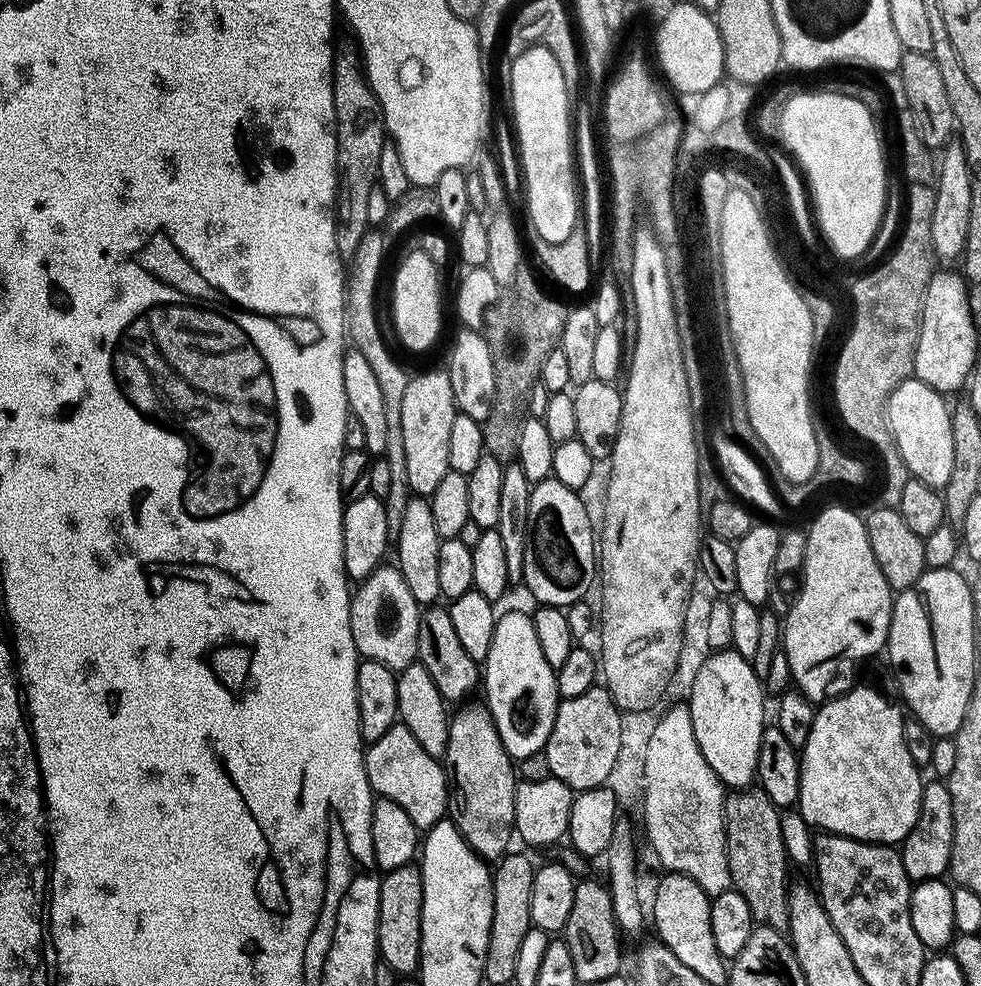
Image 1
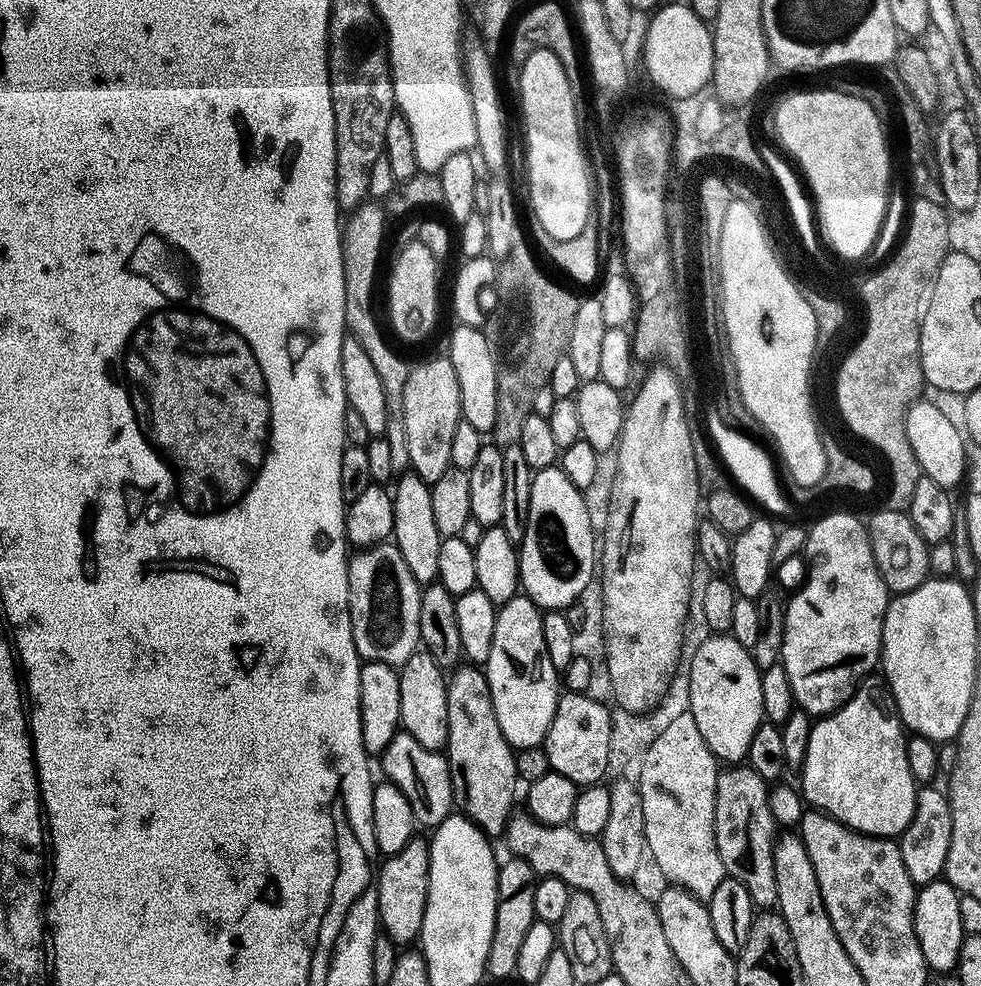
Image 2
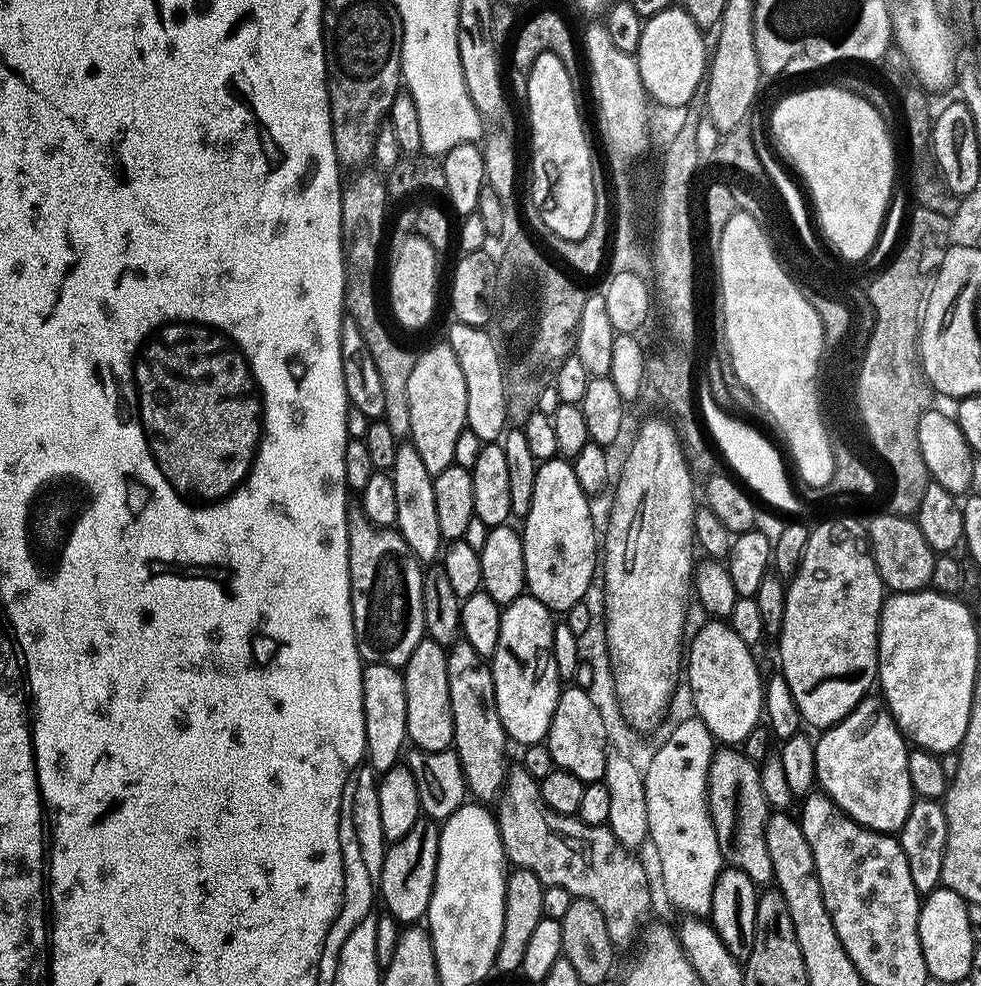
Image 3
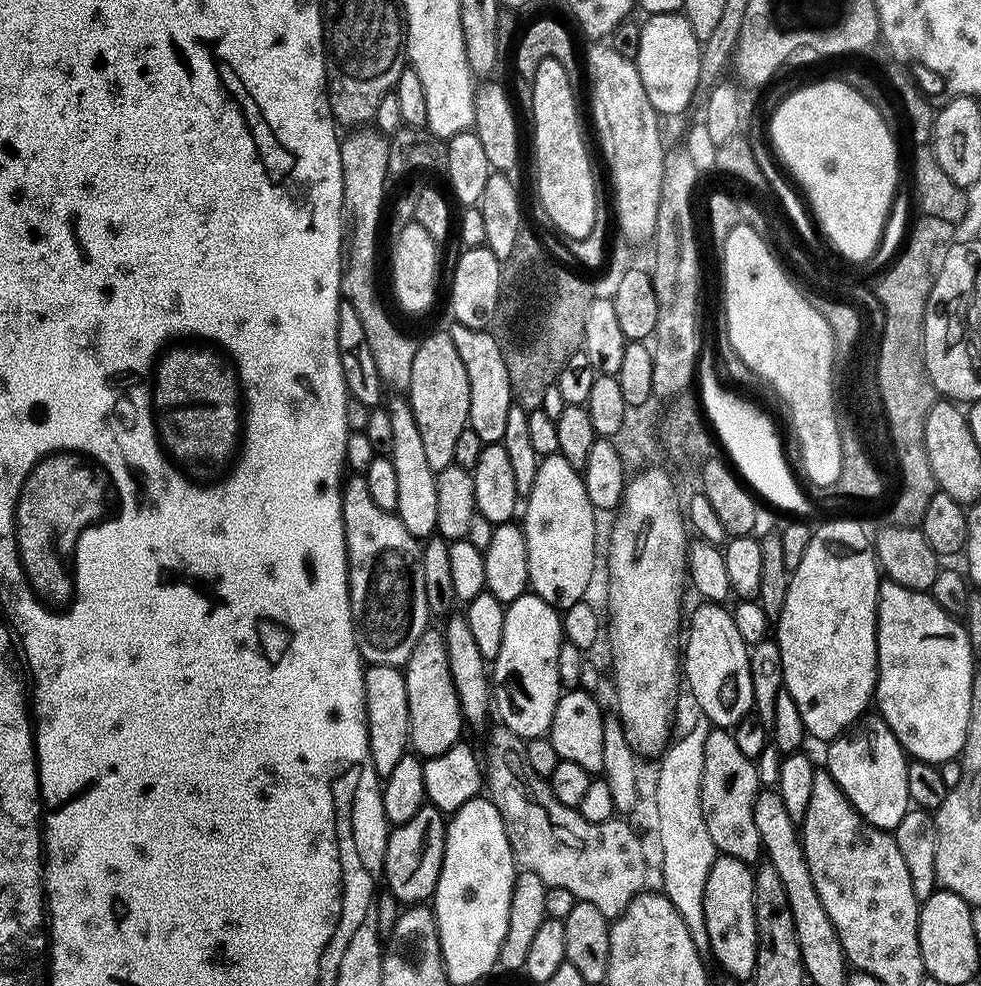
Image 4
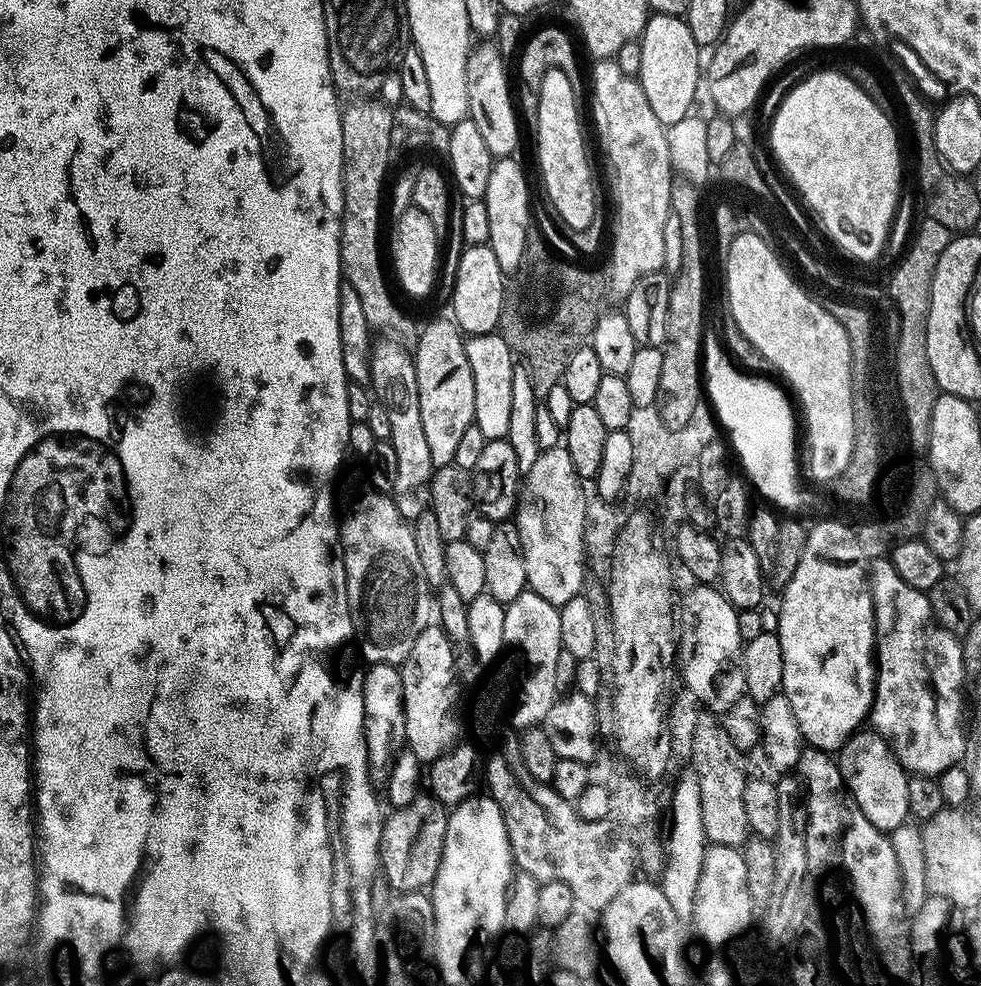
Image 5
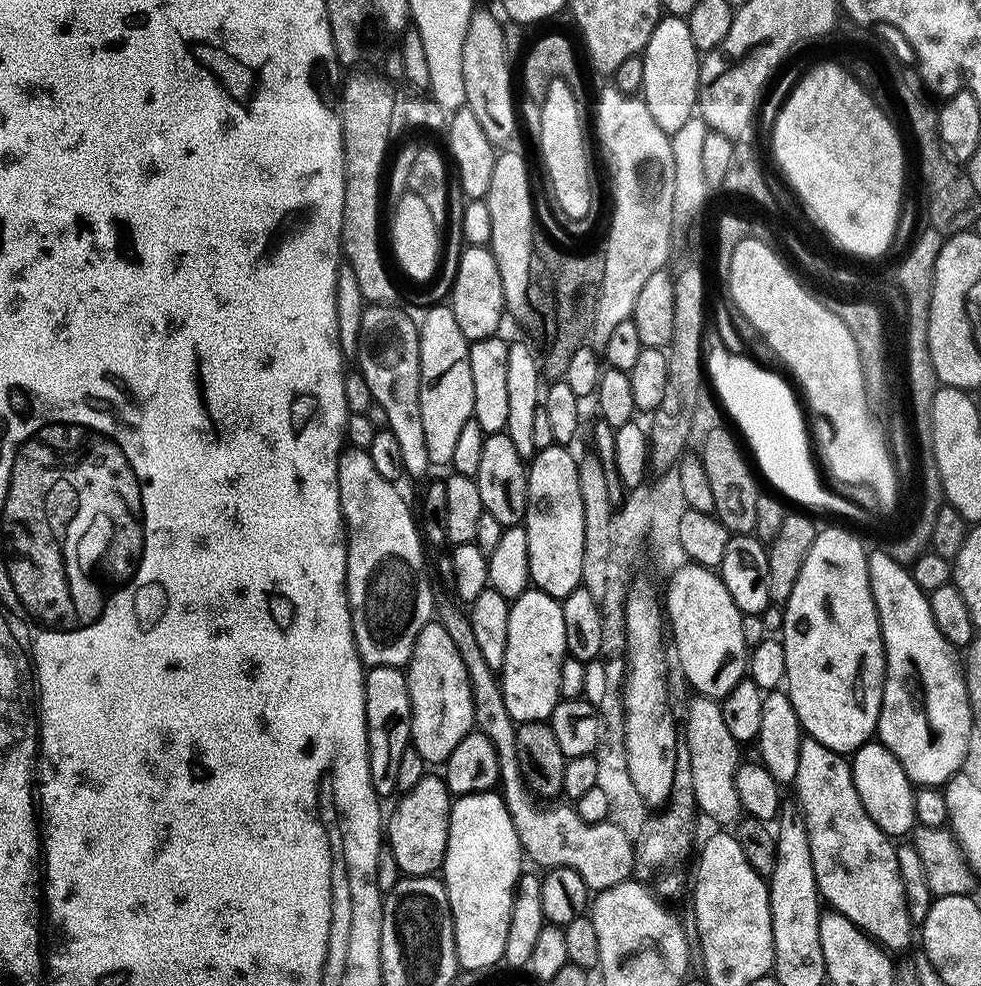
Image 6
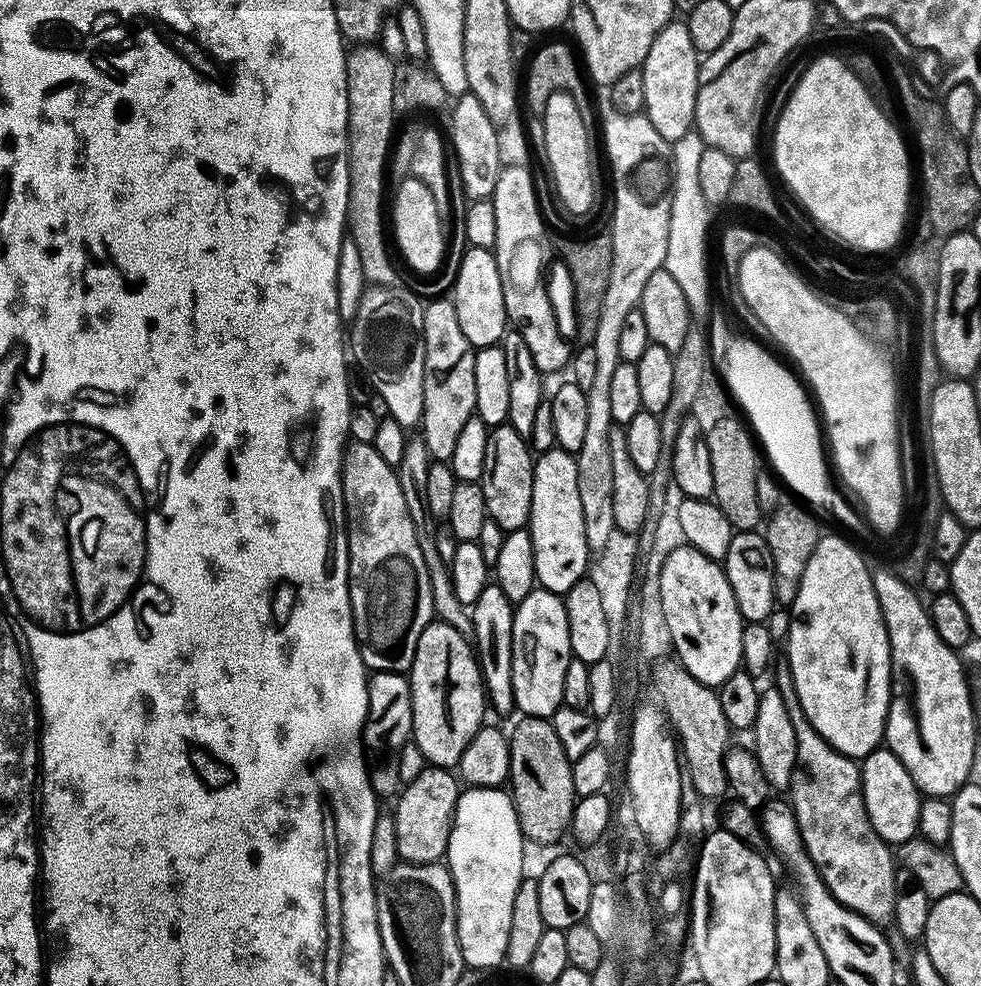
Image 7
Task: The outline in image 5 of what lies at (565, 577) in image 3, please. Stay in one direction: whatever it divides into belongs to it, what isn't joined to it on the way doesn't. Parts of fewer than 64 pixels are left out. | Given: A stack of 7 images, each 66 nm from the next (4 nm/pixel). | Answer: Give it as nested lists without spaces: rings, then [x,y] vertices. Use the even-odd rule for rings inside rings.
[[[564,446],[541,452],[538,462],[534,462],[534,470],[527,472],[523,481],[520,506],[514,517],[514,522],[520,527],[522,534],[522,550],[526,558],[529,589],[546,598],[546,602],[550,602],[558,609],[574,602],[574,598],[585,591],[585,536],[589,497],[584,496],[583,487],[585,488],[585,485],[576,473],[574,459]]]

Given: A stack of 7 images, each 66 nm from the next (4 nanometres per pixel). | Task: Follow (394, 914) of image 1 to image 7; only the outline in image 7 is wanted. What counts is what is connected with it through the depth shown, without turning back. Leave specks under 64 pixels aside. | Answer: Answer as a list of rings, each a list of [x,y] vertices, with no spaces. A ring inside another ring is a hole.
[[[431,766],[425,767],[424,772],[414,778],[414,782],[406,785],[394,804],[394,843],[400,851],[401,861],[410,864],[438,864],[447,857],[461,791],[462,784],[455,771]]]

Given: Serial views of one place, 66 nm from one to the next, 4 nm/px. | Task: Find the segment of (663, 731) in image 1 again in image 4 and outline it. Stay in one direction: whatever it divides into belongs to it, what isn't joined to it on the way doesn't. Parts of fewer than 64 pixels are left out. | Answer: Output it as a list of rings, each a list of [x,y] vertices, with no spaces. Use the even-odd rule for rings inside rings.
[[[704,727],[696,728],[688,733],[680,742],[675,741],[661,759],[662,766],[656,786],[656,816],[660,819],[660,840],[664,845],[660,852],[664,855],[664,888],[663,895],[678,910],[678,914],[692,931],[693,937],[700,938],[707,933],[706,910],[706,882],[710,878],[713,866],[716,865],[718,853],[714,842],[710,838],[710,830],[706,830],[706,822],[702,814],[701,784],[702,774],[705,772],[705,744],[709,731]]]

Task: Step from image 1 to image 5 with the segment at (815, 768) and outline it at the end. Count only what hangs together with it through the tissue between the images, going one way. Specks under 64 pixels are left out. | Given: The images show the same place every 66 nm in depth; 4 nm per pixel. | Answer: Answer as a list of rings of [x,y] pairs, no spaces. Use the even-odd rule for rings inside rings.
[[[861,730],[844,745],[838,763],[848,795],[858,802],[862,813],[878,830],[890,834],[909,823],[910,798],[908,797],[909,773],[900,764],[888,741],[875,730]]]

